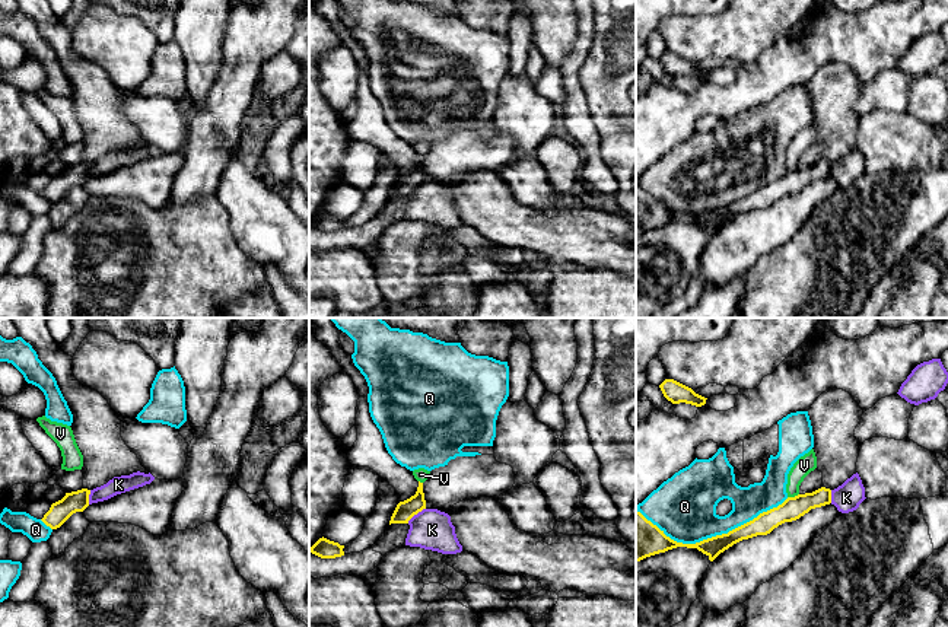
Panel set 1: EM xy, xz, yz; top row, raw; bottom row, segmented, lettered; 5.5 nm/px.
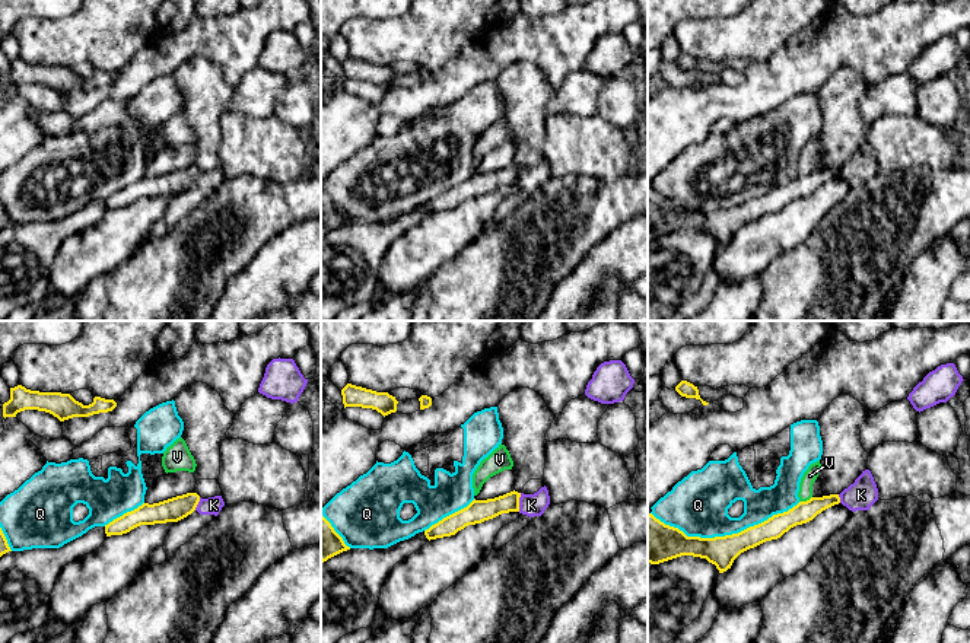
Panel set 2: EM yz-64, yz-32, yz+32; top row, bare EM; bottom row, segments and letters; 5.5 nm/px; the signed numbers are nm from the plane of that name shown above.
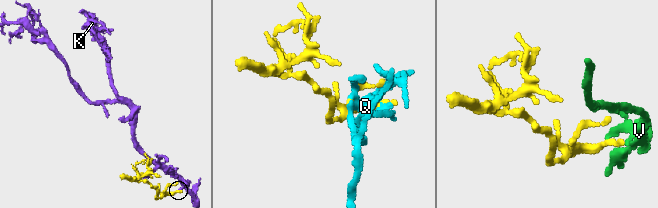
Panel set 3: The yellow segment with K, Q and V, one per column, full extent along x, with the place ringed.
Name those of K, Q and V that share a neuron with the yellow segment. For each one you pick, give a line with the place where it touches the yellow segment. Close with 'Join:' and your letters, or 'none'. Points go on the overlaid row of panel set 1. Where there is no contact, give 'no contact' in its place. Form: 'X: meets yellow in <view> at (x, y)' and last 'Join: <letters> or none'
Join: none

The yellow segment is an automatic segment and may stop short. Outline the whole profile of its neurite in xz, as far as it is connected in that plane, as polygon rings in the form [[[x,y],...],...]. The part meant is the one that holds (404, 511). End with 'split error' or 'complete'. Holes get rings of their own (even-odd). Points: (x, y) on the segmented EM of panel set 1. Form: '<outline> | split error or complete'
[[[419,481],[419,487],[414,496],[410,499],[400,502],[391,516],[391,523],[408,523],[408,521],[426,509],[426,500],[423,493],[423,483]]] | complete

